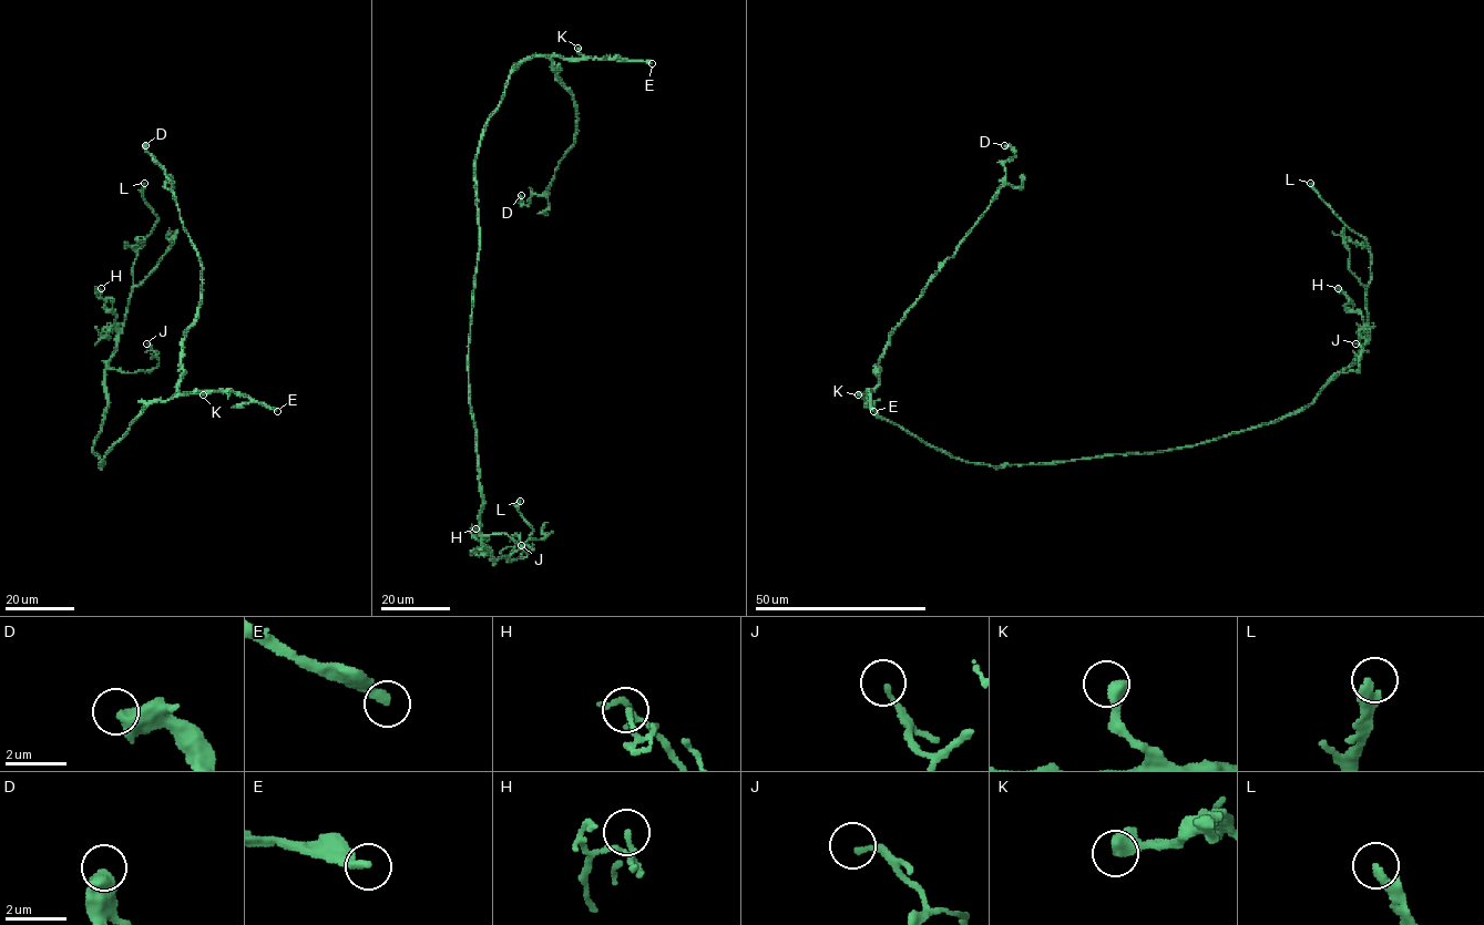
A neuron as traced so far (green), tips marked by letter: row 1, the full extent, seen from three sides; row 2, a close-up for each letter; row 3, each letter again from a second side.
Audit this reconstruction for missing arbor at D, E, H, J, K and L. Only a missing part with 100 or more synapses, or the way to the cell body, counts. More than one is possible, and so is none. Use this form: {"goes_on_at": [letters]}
{"goes_on_at": ["E", "L"]}

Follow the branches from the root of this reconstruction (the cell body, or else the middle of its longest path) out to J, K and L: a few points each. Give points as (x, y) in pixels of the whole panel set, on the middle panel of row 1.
J: (479, 234), (468, 390), (482, 501), (480, 531), (484, 535), (507, 533), (533, 550), (525, 553), (521, 545)
K: (479, 234), (474, 160), (482, 133), (500, 103), (510, 73), (533, 55), (580, 59), (577, 48)
L: (479, 234), (468, 390), (480, 538), (494, 558), (513, 561), (526, 546), (533, 528), (520, 501)

